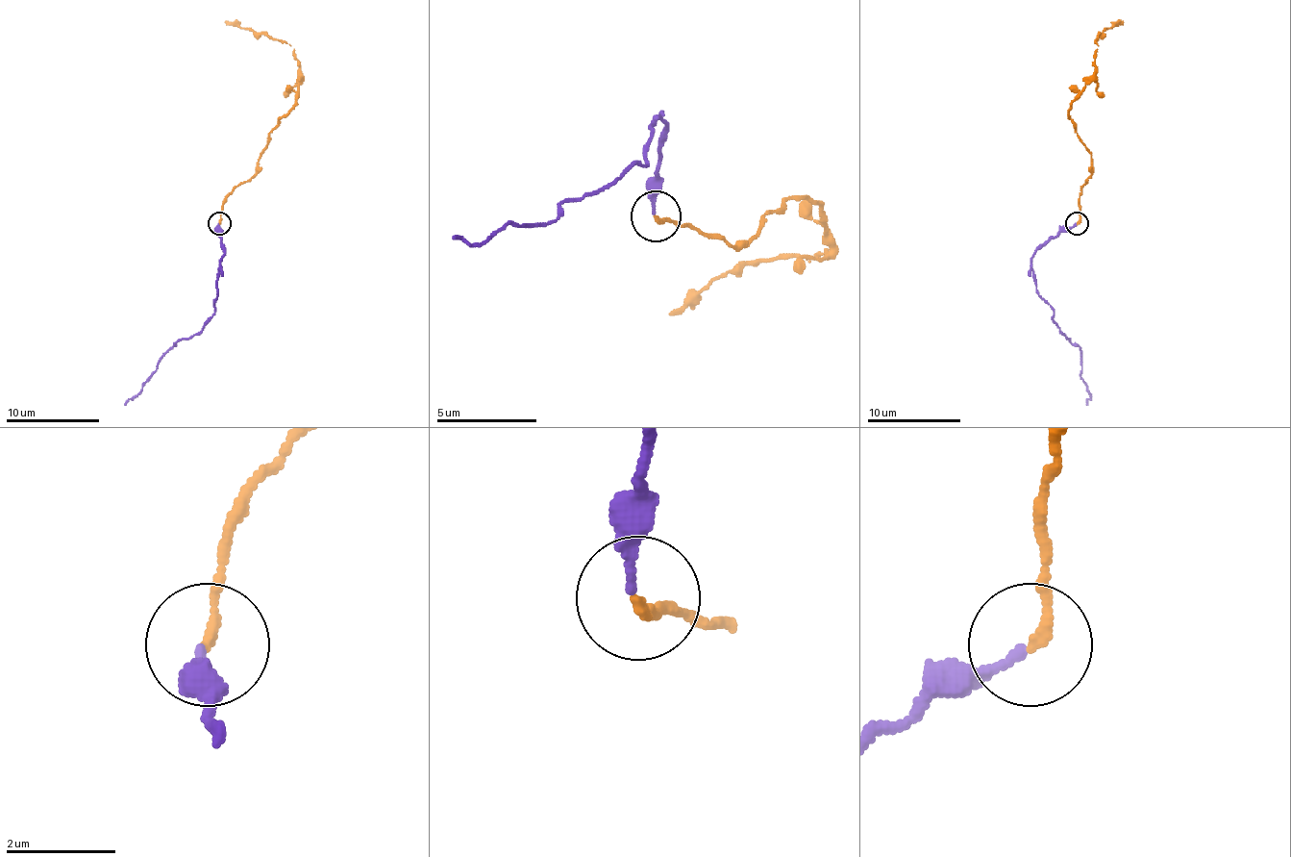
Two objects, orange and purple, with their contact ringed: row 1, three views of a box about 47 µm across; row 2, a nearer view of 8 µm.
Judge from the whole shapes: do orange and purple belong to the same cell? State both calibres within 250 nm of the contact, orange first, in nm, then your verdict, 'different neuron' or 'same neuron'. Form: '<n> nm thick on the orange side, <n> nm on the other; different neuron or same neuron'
170 nm thick on the orange side, 170 nm on the other; same neuron

